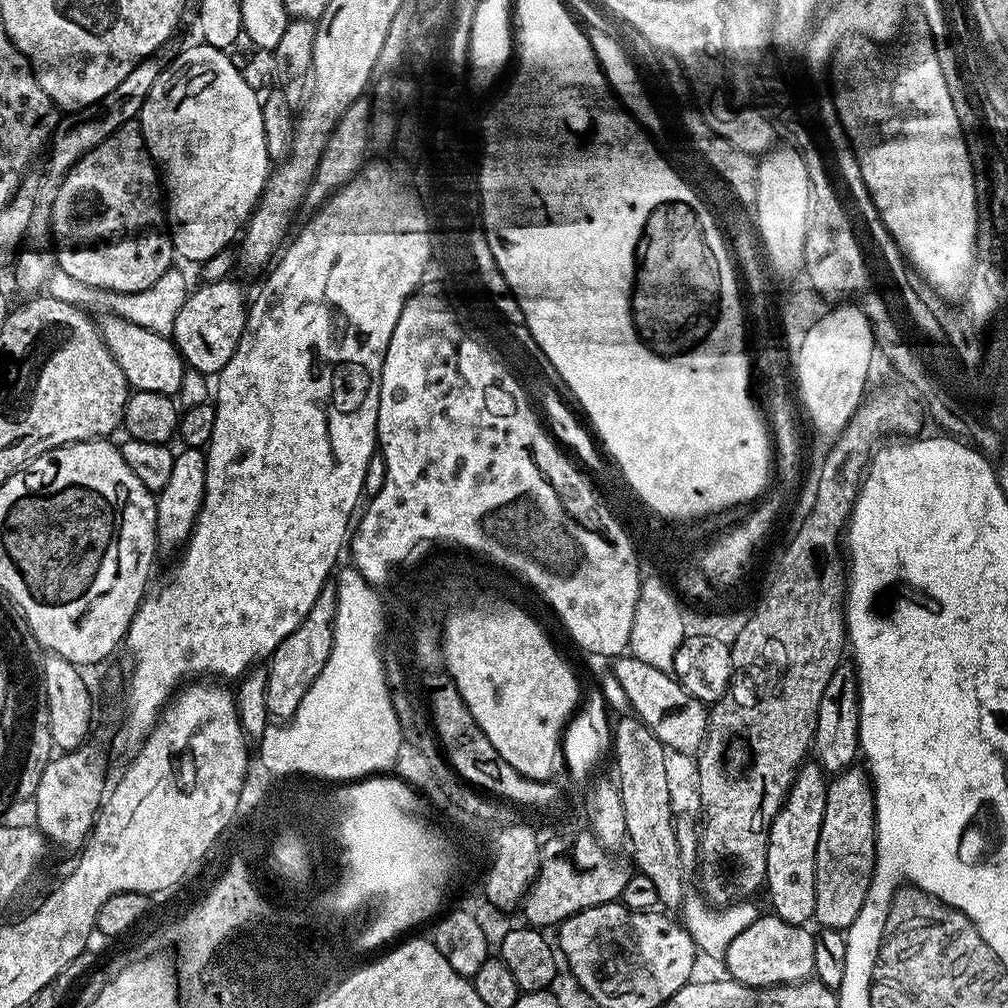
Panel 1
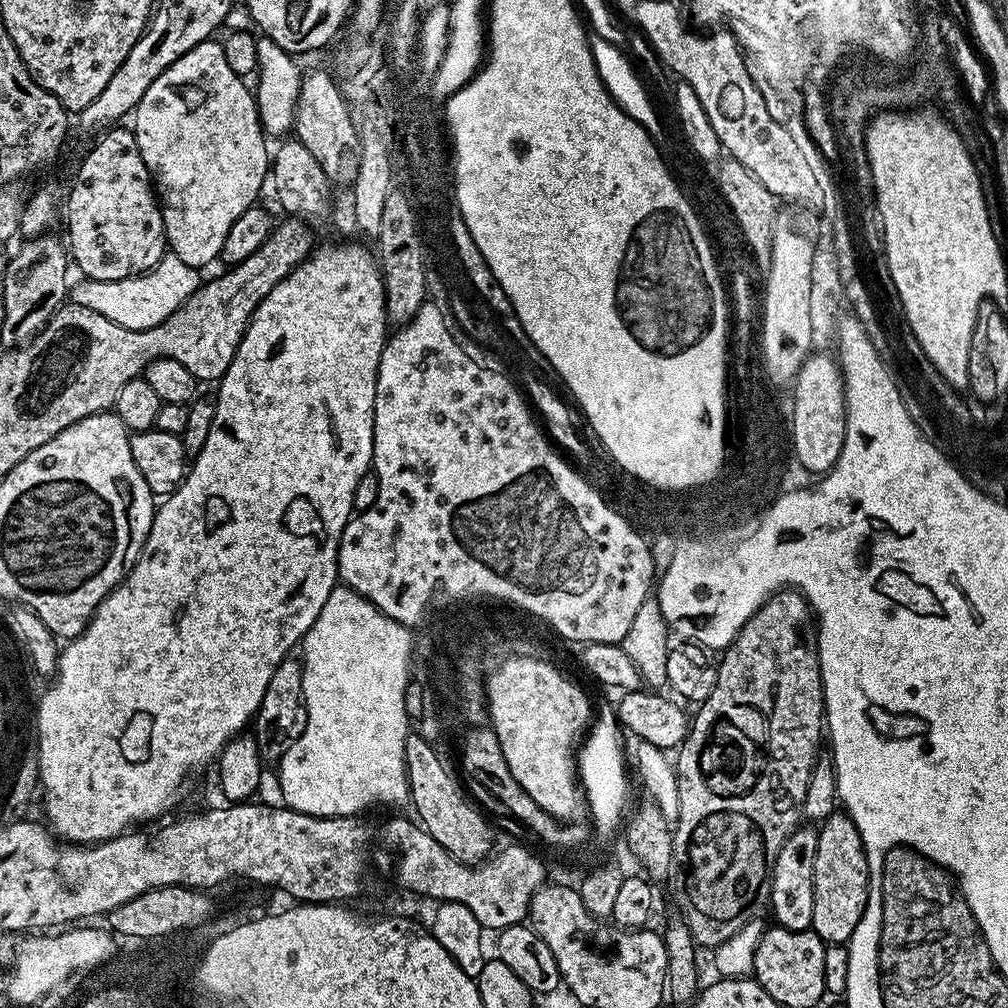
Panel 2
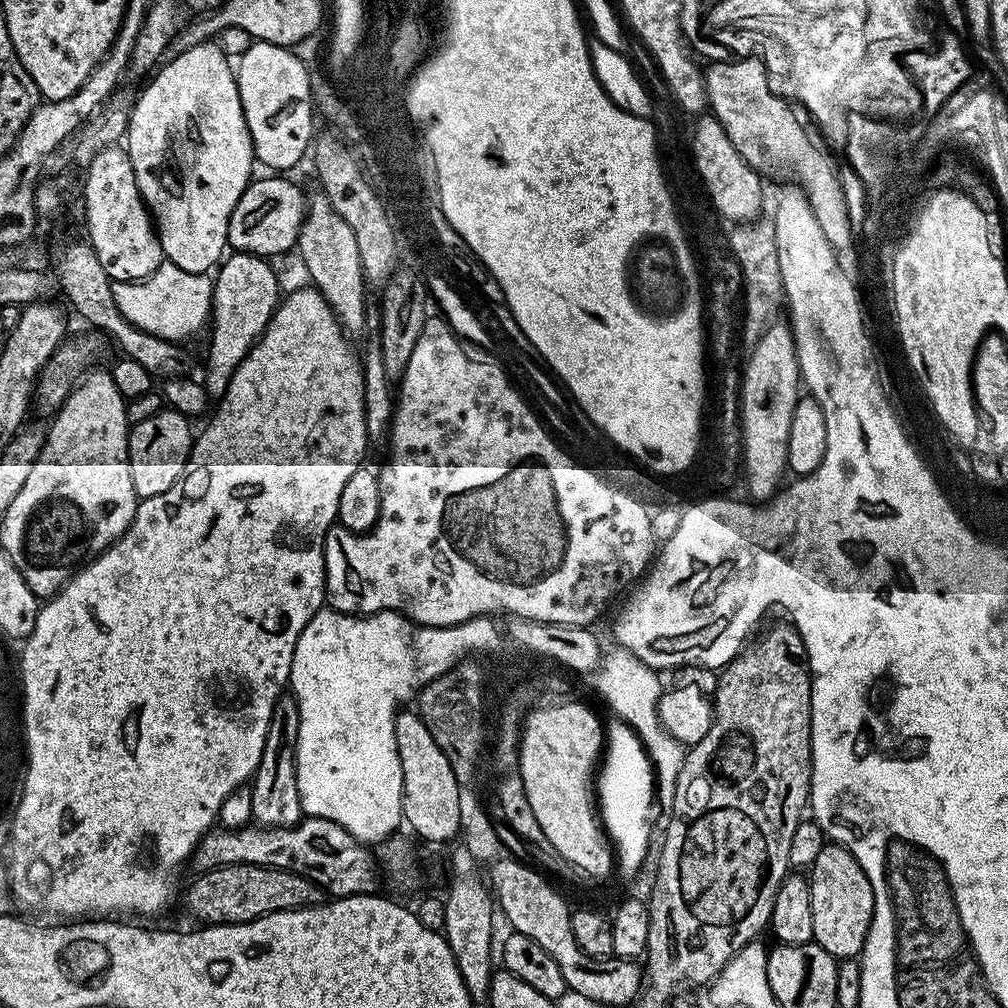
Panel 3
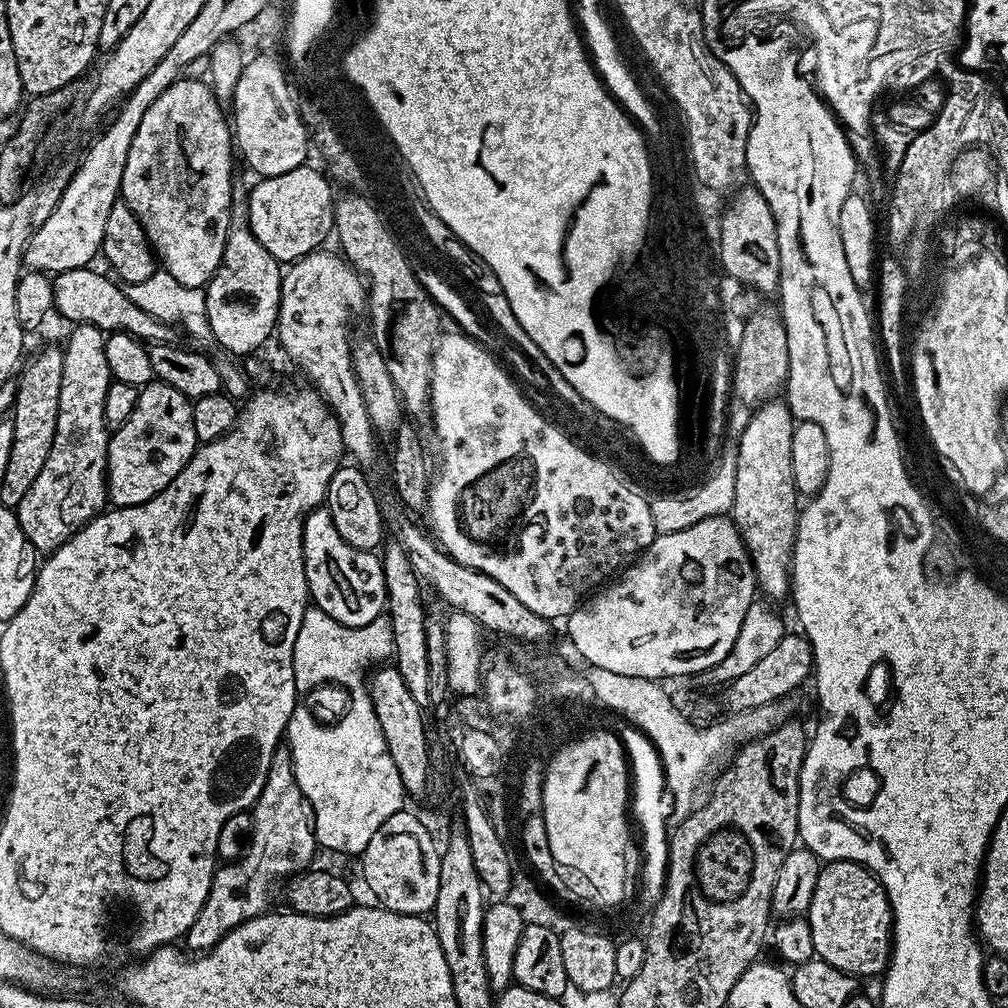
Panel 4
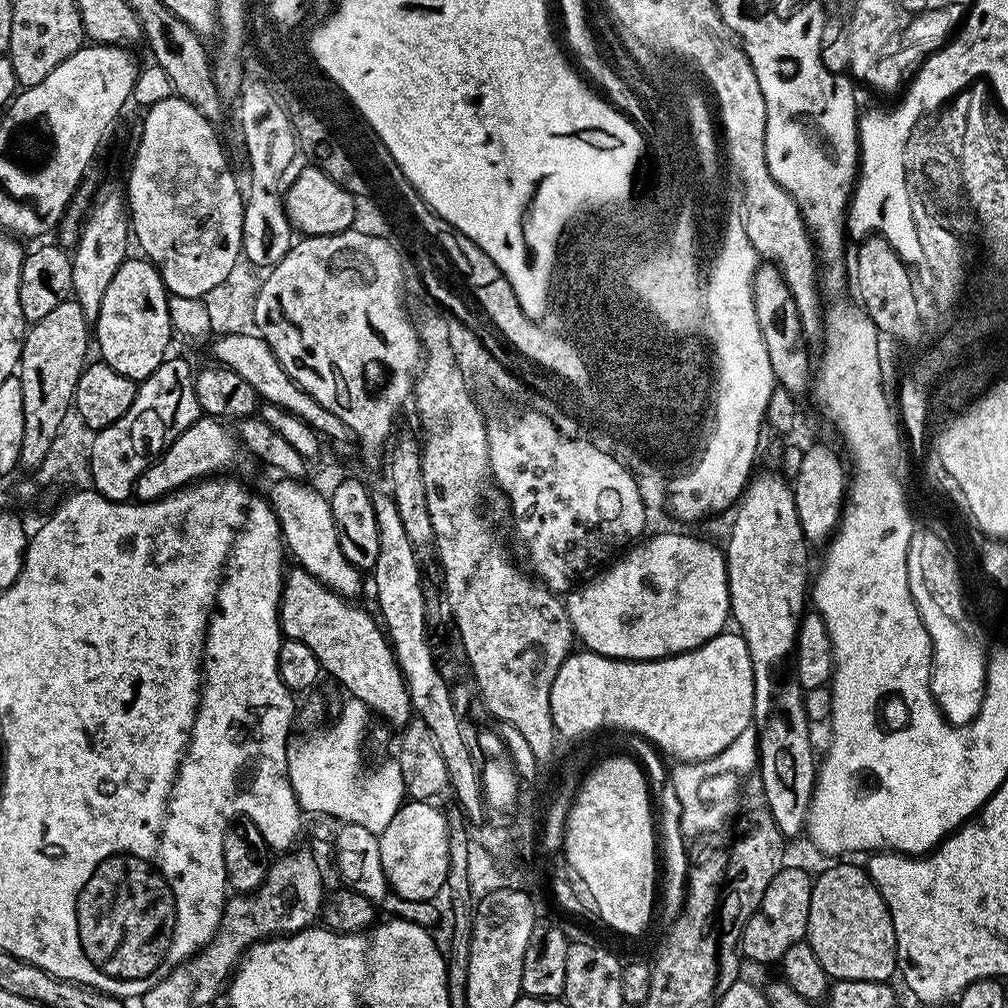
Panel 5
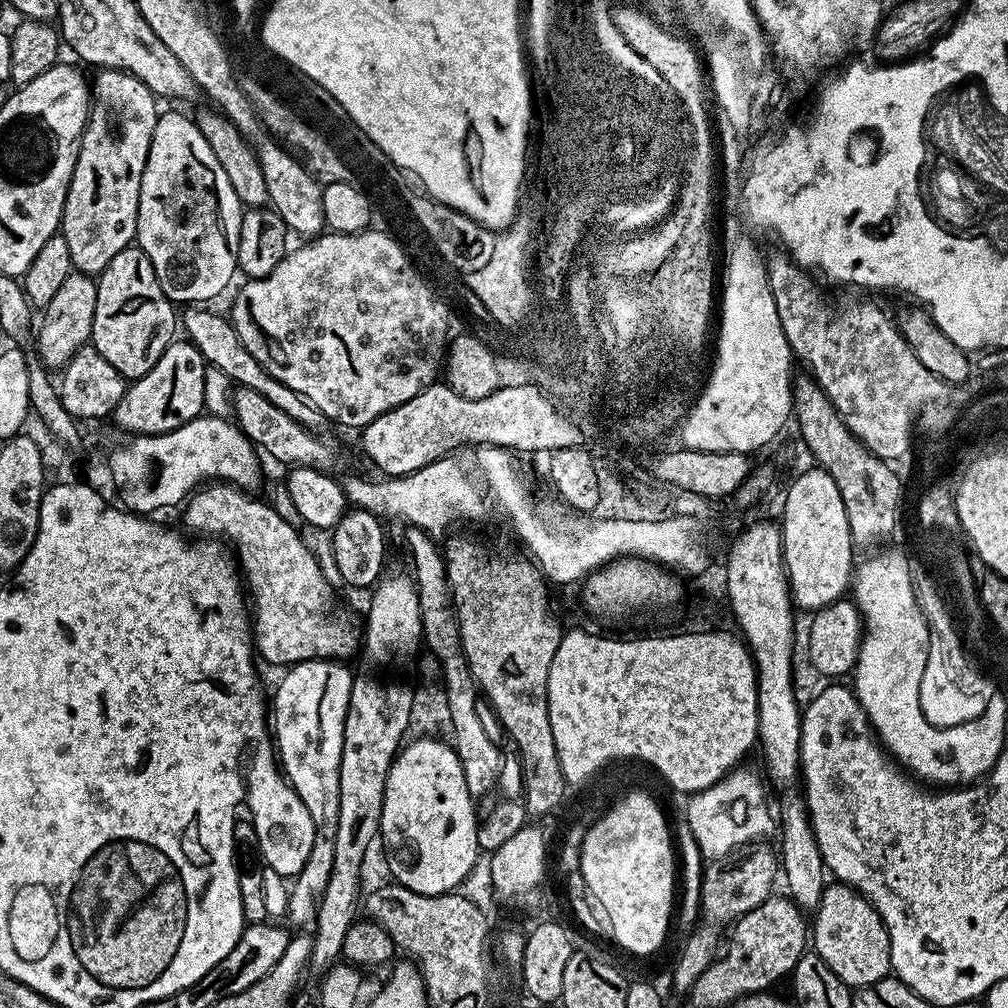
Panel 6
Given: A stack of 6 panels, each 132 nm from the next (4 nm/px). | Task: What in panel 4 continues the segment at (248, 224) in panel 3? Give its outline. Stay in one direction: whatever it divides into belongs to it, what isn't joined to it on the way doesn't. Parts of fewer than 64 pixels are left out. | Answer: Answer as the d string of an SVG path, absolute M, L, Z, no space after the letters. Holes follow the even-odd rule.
M308 167L257 179L248 194L250 230L273 258L281 262L295 262L317 251L323 245L320 243L334 232L333 185L321 169L320 173Z

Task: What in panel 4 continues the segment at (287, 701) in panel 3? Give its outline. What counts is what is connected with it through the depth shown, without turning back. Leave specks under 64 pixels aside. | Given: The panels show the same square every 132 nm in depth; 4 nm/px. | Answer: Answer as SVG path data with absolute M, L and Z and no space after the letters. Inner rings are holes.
M281 746L274 750L274 758L270 758L270 770L266 774L266 786L262 786L262 794L258 794L250 811L254 822L251 842L248 843L239 860L217 867L214 878L210 882L210 894L206 898L206 902L202 902L202 910L198 910L198 918L194 918L194 926L190 926L186 943L189 944L187 947L193 953L207 952L219 940L226 938L226 934L230 934L230 930L234 930L269 911L273 907L272 899L275 896L277 899L282 885L291 880L296 873L305 871L313 863L313 861L311 862L312 855L318 852L314 817L309 809L308 799L302 794L302 790L298 786L298 778L294 774L291 748Z

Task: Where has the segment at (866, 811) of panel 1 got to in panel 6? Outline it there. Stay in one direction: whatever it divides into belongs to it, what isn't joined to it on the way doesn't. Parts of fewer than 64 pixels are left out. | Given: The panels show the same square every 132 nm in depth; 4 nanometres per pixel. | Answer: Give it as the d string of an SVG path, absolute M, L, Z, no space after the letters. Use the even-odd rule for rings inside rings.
M829 883L816 907L814 919L810 924L811 947L842 983L853 989L867 988L892 972L886 926L872 903L849 884Z

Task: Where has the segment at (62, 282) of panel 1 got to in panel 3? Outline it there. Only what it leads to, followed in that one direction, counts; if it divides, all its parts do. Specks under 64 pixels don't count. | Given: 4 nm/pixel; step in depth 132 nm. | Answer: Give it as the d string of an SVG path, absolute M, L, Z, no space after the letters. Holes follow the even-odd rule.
M165 260L158 271L140 281L115 280L111 290L115 302L135 328L162 339L184 342L207 325L212 311L213 279L207 273L182 270L176 263Z

